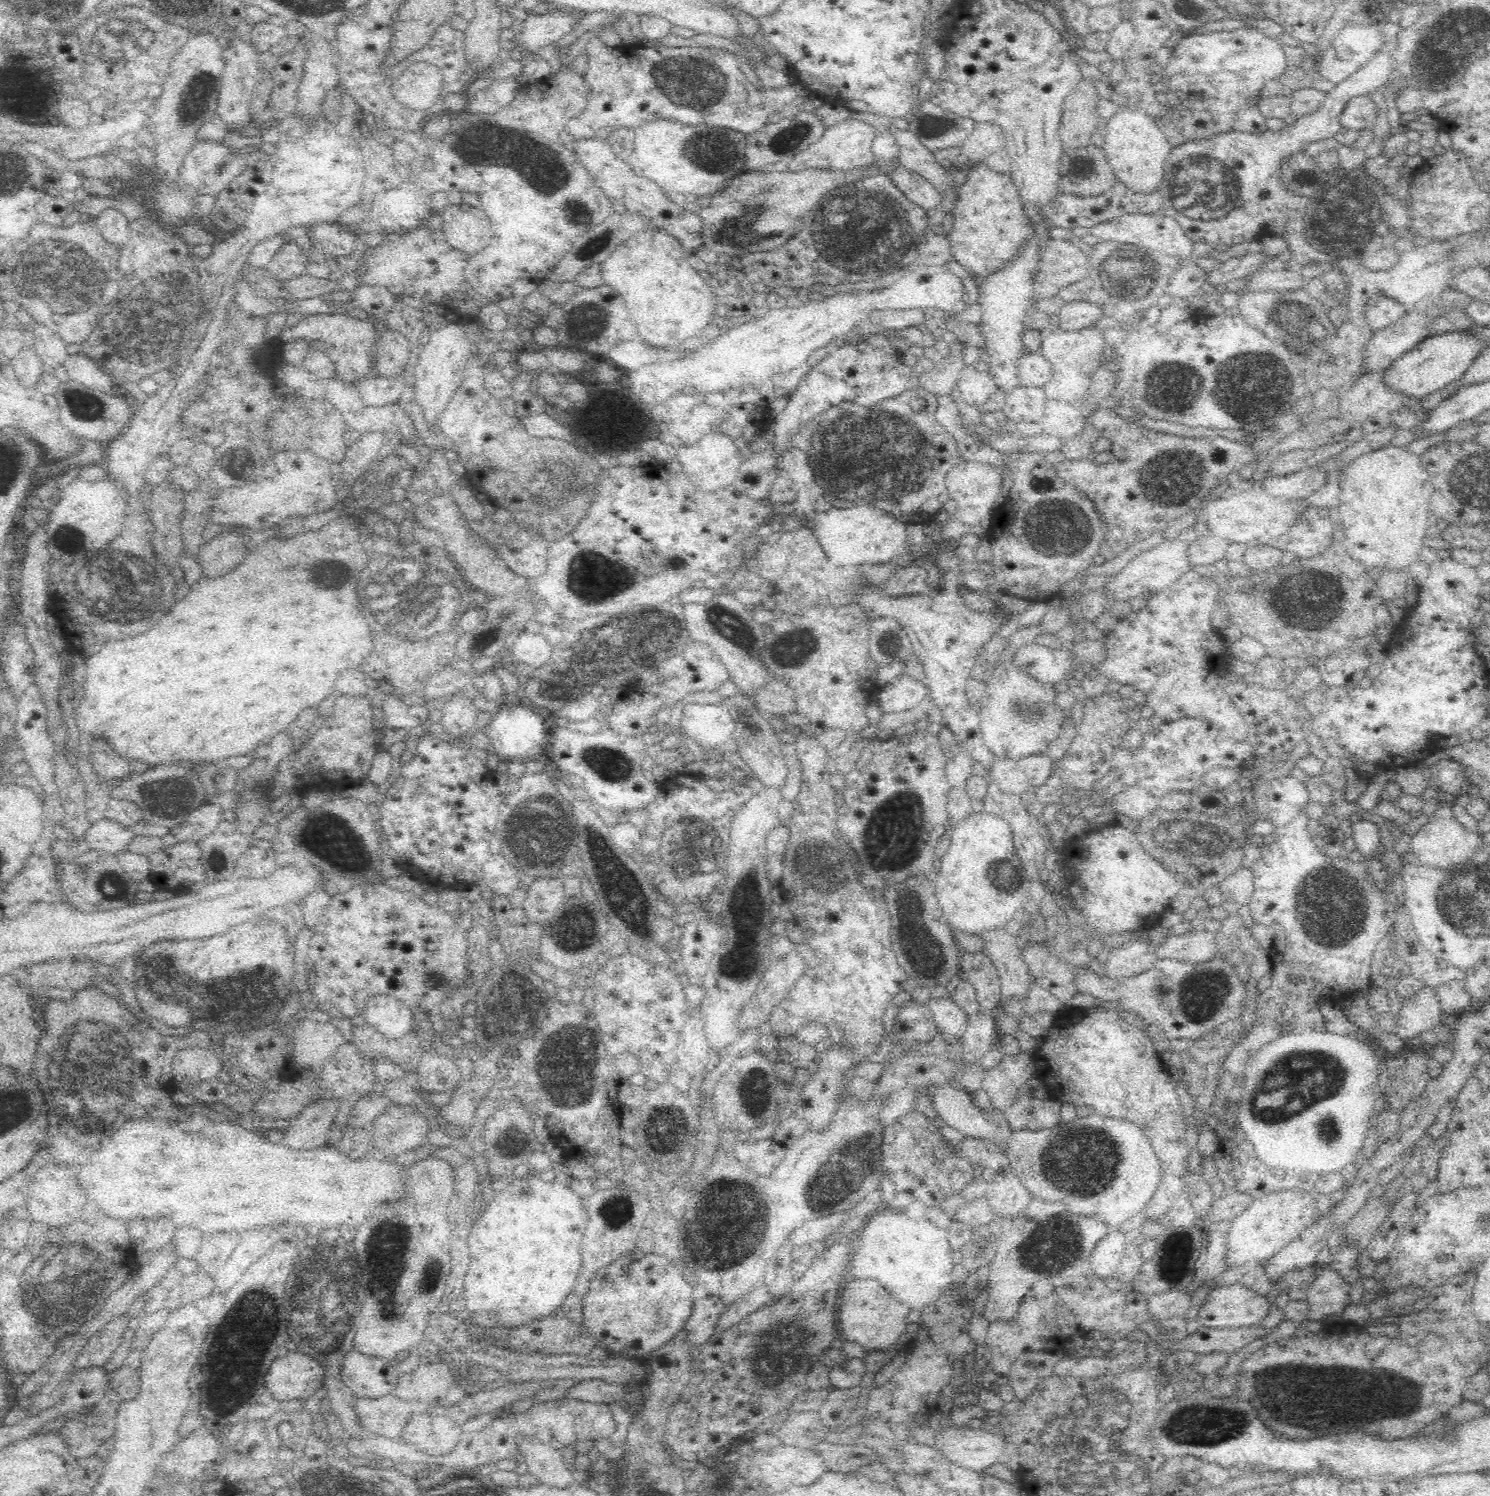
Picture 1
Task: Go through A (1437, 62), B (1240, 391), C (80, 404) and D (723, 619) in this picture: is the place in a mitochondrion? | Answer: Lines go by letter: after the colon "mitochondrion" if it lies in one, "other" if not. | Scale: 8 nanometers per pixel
A: mitochondrion
B: mitochondrion
C: mitochondrion
D: mitochondrion

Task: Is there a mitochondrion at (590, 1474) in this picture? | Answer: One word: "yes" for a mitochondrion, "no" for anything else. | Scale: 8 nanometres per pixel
no

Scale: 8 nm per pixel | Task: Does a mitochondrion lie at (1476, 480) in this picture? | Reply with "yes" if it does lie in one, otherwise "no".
yes

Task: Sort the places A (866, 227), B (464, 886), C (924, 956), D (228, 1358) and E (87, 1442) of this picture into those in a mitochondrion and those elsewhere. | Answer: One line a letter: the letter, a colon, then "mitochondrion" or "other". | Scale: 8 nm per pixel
A: mitochondrion
B: other
C: mitochondrion
D: mitochondrion
E: other

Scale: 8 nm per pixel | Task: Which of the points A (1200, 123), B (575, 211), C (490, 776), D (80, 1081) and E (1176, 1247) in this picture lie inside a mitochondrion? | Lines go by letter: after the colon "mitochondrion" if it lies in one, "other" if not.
A: other
B: mitochondrion
C: other
D: mitochondrion
E: mitochondrion

